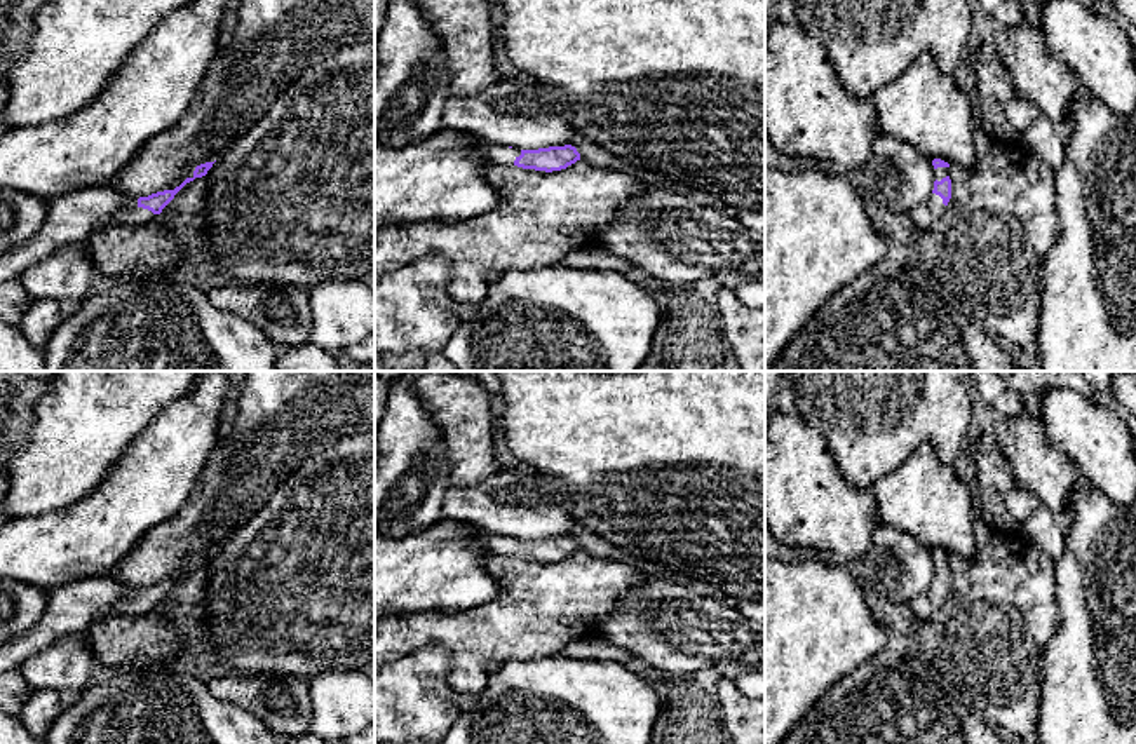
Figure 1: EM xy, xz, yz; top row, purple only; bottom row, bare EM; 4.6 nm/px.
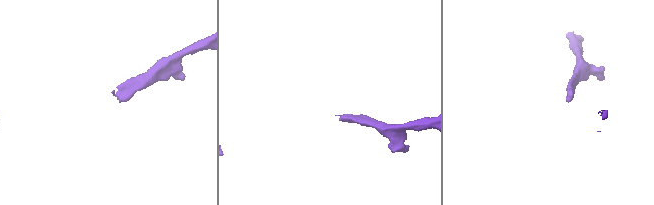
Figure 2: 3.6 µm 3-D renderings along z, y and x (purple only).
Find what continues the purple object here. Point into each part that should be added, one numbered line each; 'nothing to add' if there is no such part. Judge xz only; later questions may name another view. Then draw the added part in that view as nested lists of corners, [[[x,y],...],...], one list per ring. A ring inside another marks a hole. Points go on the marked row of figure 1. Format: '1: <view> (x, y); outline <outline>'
1: xz (488, 152); outline [[[474,138],[472,150],[484,164],[500,166],[514,166],[514,160],[521,155],[517,148],[490,143],[484,138]]]

